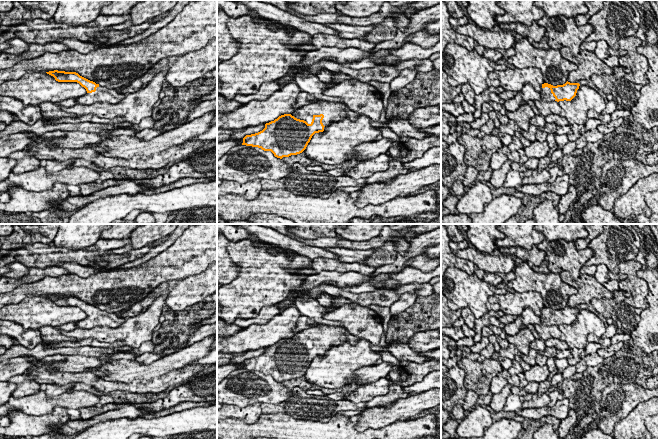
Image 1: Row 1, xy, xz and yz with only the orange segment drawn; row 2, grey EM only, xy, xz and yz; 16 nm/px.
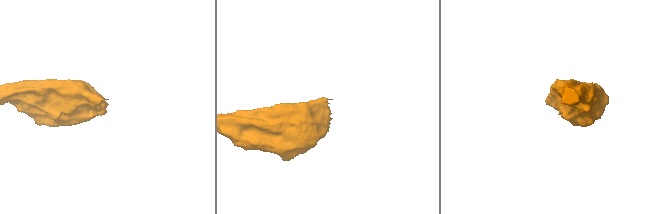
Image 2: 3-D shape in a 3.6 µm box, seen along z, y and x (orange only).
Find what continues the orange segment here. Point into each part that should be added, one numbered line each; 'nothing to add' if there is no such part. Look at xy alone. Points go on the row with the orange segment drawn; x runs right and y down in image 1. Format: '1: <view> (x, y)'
1: xy (102, 94)

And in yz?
1: yz (546, 95)

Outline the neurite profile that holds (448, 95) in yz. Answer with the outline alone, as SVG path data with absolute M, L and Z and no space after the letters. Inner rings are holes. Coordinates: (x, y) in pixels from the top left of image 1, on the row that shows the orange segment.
M441 69L441 105L453 103L455 97L461 92L462 85L451 87L448 84L447 73Z

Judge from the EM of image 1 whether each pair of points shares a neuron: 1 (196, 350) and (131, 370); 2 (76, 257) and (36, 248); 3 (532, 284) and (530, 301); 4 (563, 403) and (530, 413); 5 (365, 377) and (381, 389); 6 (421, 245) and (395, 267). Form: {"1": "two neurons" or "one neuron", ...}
{"1": "one neuron", "2": "one neuron", "3": "two neurons", "4": "one neuron", "5": "two neurons", "6": "one neuron"}

